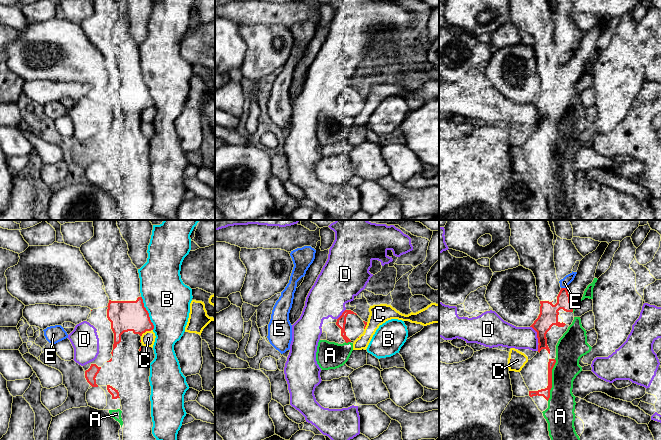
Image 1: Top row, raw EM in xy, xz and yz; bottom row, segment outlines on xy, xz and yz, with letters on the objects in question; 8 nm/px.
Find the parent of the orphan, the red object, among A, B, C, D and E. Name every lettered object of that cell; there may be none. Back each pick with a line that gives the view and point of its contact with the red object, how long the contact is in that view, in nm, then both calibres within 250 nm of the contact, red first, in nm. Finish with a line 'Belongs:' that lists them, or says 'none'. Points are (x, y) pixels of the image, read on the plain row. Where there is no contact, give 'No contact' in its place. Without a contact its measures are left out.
Belongs: none

